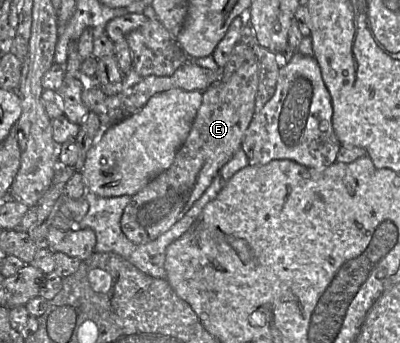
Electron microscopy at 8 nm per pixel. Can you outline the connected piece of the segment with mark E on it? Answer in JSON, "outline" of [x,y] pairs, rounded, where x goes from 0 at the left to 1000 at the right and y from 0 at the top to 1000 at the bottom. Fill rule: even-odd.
{"outline":[[[638,175],[600,192],[563,239],[540,239],[508,265],[505,303],[480,359],[475,385],[445,437],[430,481],[378,525],[355,554],[328,574],[303,633],[303,668],[335,711],[368,711],[425,668],[448,644],[525,542],[548,496],[605,429],[605,411],[638,332],[638,286],[648,210]]]}

